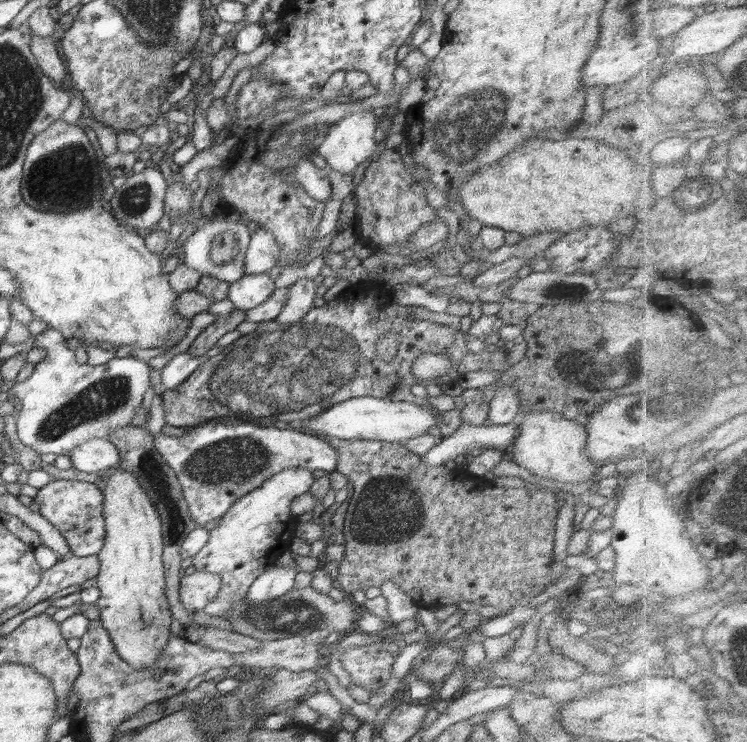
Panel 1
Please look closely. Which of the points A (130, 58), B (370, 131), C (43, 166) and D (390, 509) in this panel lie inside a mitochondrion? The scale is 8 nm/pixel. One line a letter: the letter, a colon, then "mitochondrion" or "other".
A: mitochondrion
B: other
C: mitochondrion
D: mitochondrion

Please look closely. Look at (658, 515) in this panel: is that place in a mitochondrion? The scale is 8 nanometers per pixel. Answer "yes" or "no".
no

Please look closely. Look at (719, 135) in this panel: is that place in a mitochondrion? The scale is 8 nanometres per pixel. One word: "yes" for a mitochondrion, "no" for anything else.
no

